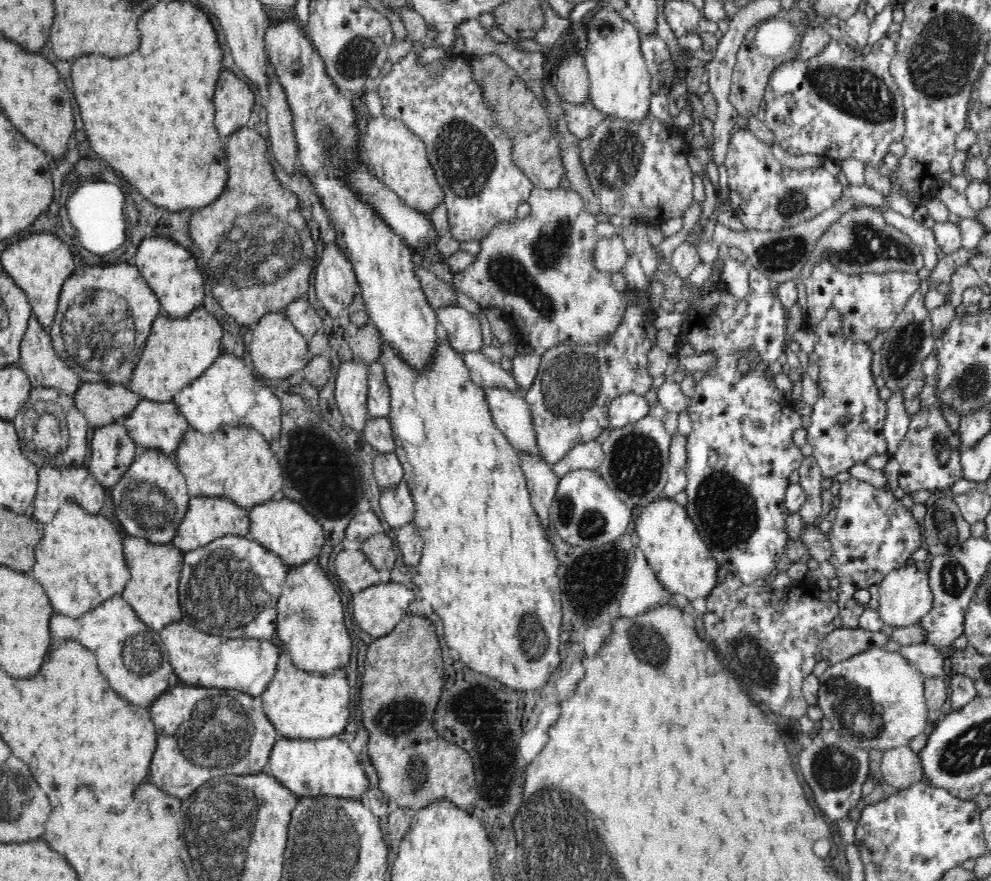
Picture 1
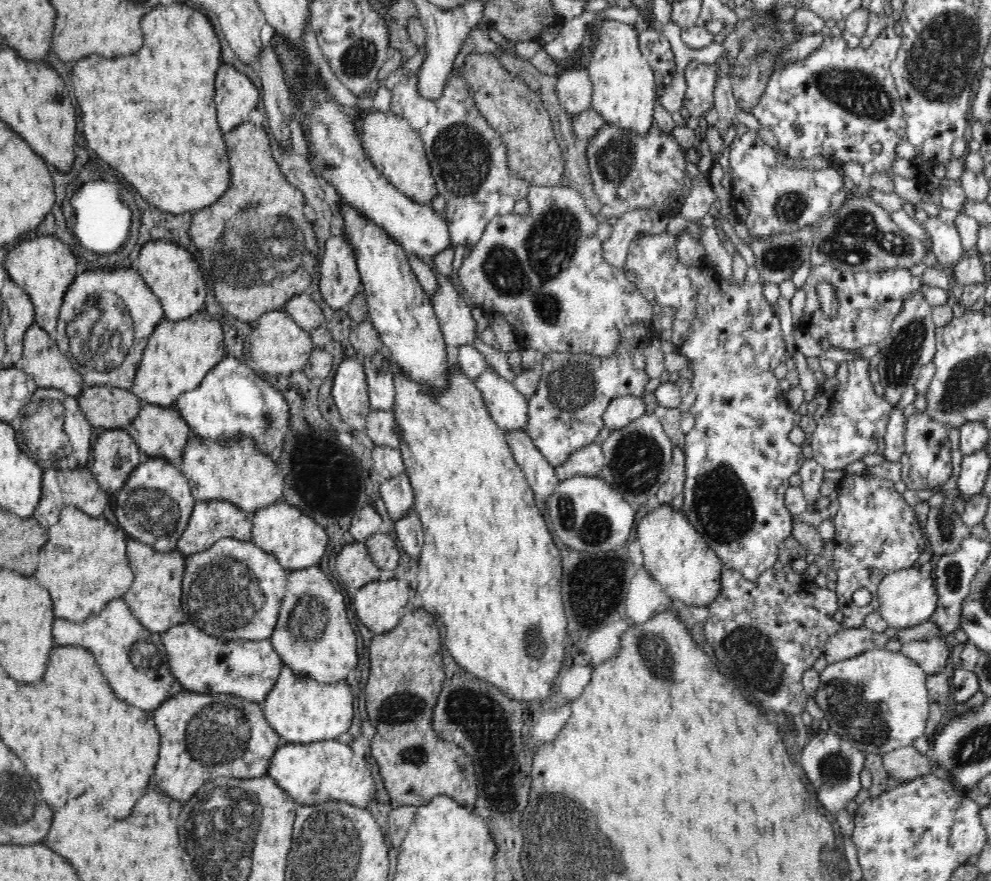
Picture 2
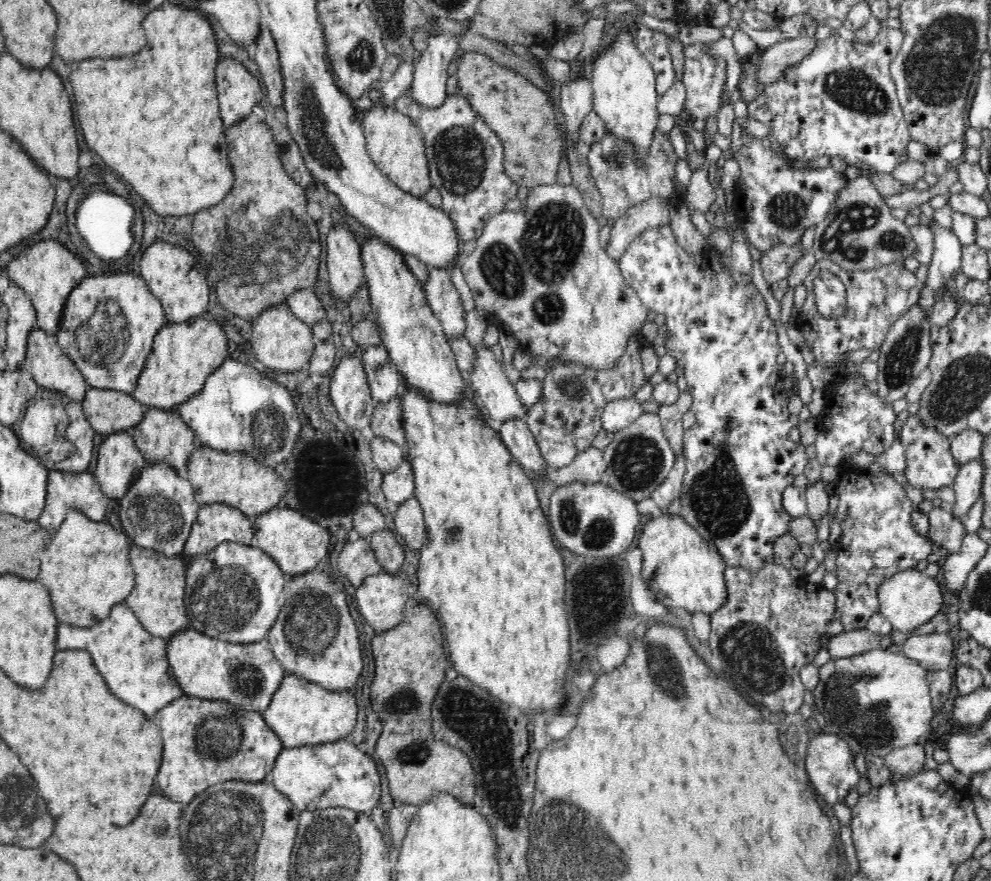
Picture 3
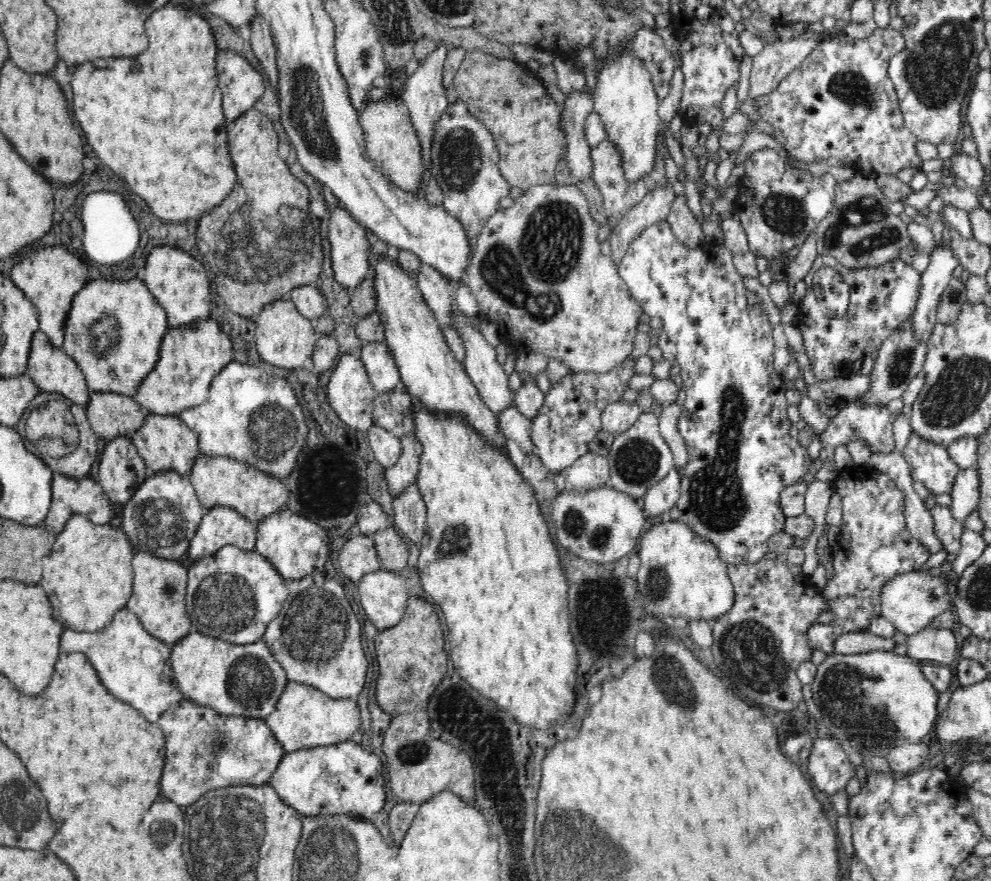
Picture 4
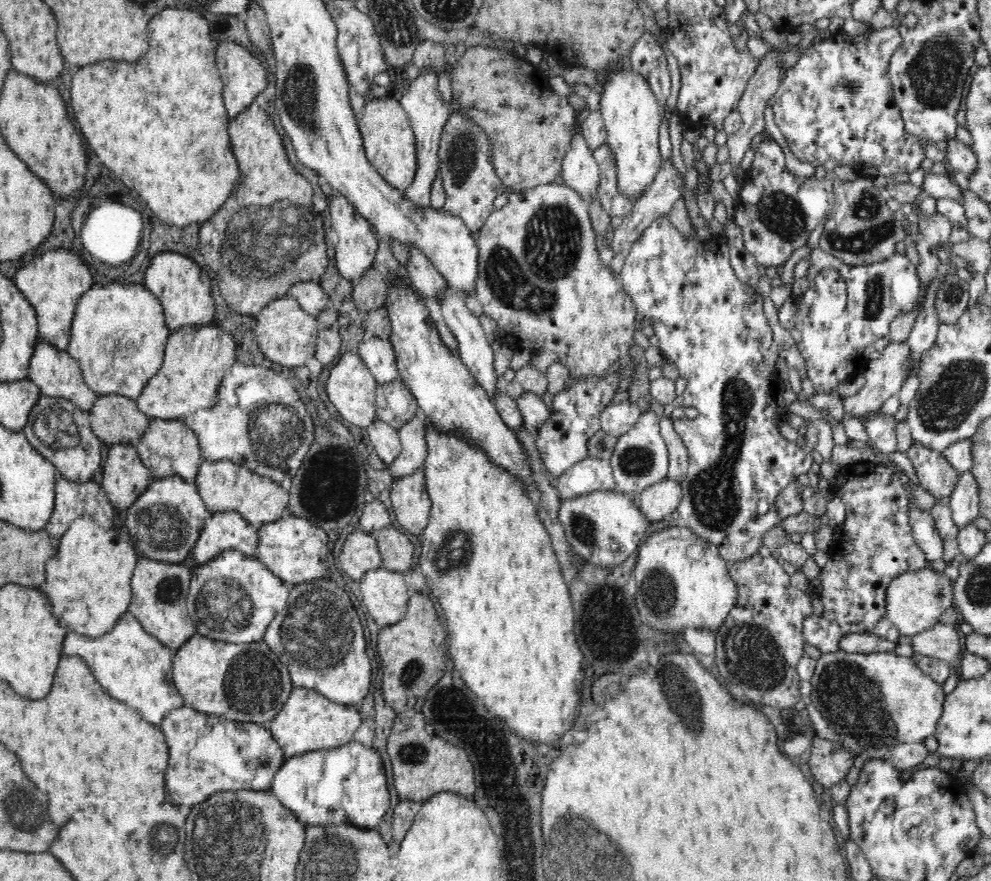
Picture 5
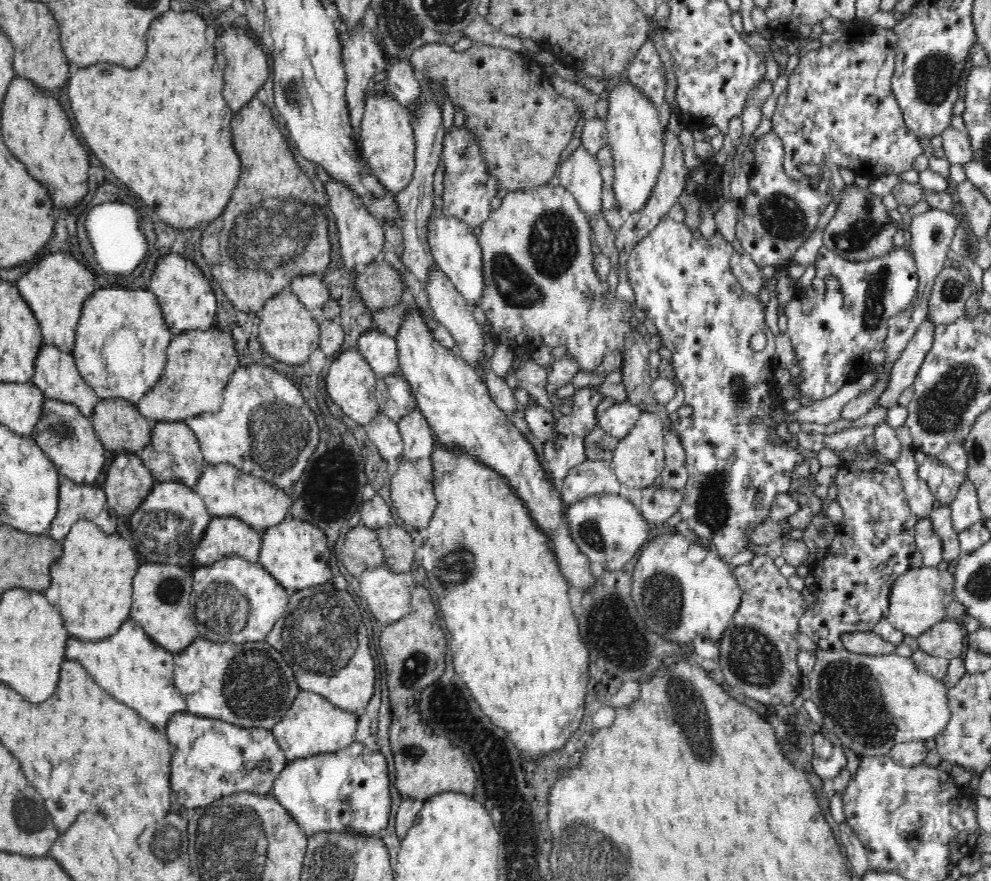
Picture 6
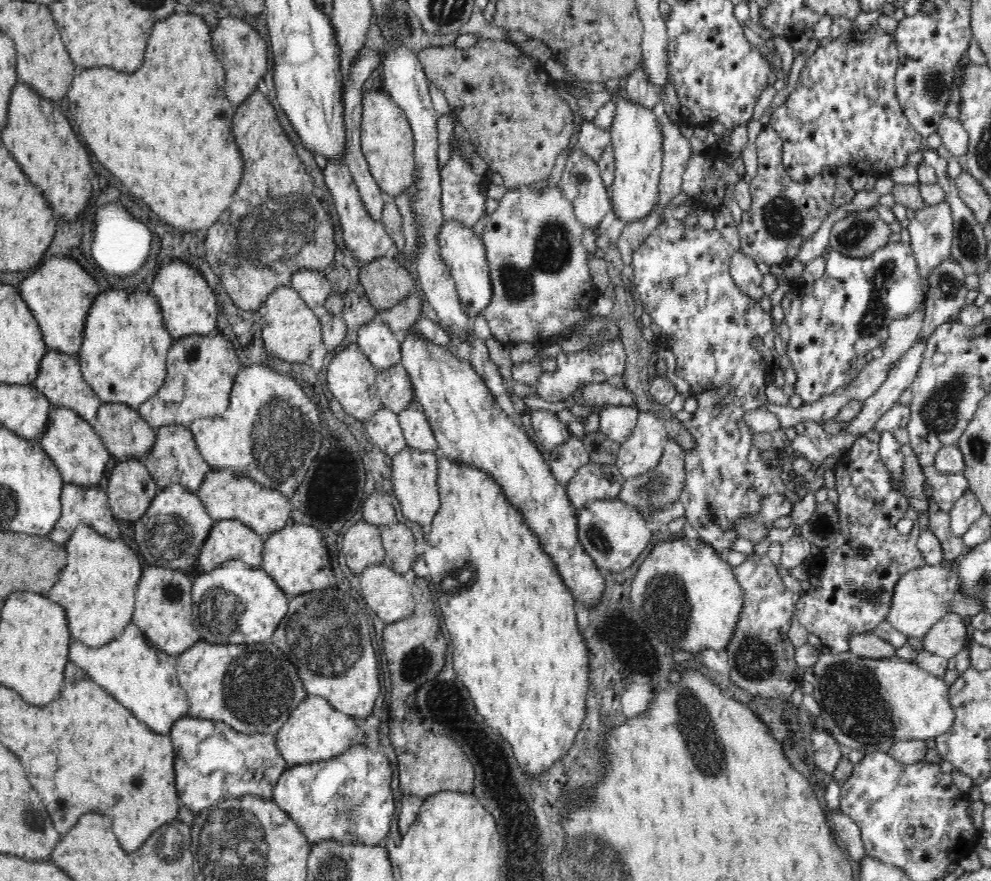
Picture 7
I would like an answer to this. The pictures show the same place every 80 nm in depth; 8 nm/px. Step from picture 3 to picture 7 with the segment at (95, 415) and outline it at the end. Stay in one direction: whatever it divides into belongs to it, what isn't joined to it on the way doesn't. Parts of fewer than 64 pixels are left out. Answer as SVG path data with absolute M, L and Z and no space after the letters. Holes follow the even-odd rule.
M120 402L101 403L93 429L101 438L103 445L106 446L107 452L120 461L133 460L134 458L143 460L157 437L157 431L141 417L136 409Z

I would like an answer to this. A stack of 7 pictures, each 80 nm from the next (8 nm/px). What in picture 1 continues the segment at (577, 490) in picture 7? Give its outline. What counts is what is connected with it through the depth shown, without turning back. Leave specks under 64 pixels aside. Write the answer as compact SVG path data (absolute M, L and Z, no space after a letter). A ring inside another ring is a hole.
M597 440L573 446L561 461L551 464L554 474L560 479L570 470L590 469L597 471L605 458L601 443Z

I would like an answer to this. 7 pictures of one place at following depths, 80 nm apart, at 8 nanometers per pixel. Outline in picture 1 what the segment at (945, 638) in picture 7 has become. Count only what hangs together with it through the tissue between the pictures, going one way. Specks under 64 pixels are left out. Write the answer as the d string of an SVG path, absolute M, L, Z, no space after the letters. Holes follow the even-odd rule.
M918 643L900 646L899 653L910 665L914 665L914 668L920 671L924 678L945 678L944 658L947 653L940 652L940 649Z

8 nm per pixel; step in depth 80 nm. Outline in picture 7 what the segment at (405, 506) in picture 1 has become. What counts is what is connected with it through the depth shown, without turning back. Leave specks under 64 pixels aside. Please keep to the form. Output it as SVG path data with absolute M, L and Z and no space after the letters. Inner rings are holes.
M415 400L397 414L400 428L402 429L406 446L413 447L419 451L437 452L437 440L431 429L430 423L424 414L424 409L420 403Z

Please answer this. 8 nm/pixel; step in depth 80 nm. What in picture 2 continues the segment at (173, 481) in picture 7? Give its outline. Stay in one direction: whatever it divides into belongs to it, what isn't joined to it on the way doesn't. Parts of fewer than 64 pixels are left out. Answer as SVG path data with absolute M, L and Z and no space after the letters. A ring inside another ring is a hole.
M144 403L137 418L134 418L130 424L126 424L124 429L135 440L143 456L165 458L177 466L180 465L182 450L184 450L186 442L189 442L189 432L191 431L188 423L174 405L162 407L149 403Z

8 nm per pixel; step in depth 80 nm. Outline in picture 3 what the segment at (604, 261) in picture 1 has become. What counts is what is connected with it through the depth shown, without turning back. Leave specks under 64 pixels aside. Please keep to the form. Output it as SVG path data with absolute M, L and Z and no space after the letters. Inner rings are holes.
M650 199L631 206L611 226L610 241L605 249L610 258L619 263L628 246L638 234L649 228L668 225L670 203L664 199Z

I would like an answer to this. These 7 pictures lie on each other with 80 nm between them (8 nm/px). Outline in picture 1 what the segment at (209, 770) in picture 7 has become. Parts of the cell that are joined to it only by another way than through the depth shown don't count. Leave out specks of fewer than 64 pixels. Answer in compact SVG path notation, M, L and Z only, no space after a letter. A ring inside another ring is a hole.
M178 682L148 706L157 729L157 746L150 762L150 782L184 798L208 779L264 770L279 738L262 708L261 697L234 689L202 688Z

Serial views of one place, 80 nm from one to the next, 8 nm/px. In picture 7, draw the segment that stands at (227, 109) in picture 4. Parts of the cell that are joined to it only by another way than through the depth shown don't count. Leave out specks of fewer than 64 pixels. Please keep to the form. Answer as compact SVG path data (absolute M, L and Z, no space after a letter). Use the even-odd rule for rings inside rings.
M237 17L224 18L217 25L218 28L212 34L211 41L217 60L224 67L226 98L238 106L257 90L258 82L266 76L266 72L268 72L268 48L264 44L264 40L260 38L260 32L256 32L256 28L252 28L252 24L248 24L248 20L244 22Z

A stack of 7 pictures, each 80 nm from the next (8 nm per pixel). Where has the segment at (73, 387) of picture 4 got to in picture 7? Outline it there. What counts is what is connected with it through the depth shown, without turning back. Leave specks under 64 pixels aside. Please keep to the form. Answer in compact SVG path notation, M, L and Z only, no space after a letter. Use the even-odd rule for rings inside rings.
M47 348L46 354L41 360L40 370L38 370L32 385L44 394L51 404L70 408L86 422L94 424L98 408L102 402L94 389L84 380L76 356Z

